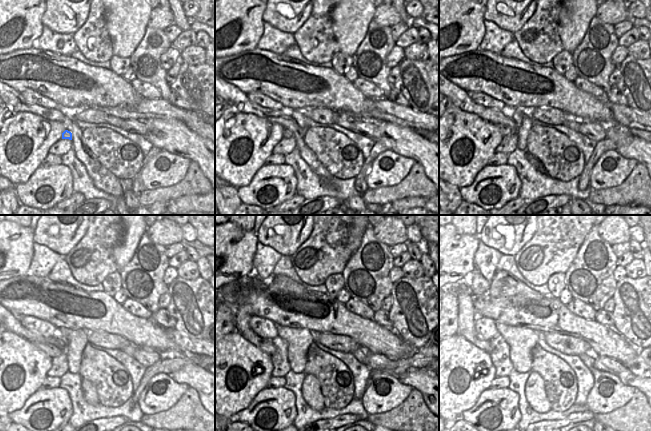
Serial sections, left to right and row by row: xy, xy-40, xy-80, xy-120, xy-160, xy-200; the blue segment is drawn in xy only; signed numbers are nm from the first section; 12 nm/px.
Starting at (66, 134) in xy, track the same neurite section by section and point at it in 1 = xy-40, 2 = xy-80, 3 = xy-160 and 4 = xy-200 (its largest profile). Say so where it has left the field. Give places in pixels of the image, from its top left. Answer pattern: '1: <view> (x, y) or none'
1: xy-40 (287, 133)
2: xy-80 (504, 130)
3: xy-160 (242, 316)
4: xy-200 (466, 313)

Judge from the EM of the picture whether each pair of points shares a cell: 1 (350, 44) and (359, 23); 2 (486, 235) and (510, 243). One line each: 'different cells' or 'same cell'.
1: same cell
2: same cell

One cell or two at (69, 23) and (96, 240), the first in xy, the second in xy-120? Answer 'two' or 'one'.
two

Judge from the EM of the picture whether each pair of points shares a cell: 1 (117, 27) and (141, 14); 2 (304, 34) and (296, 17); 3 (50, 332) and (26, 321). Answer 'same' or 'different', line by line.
1: same
2: different
3: same

